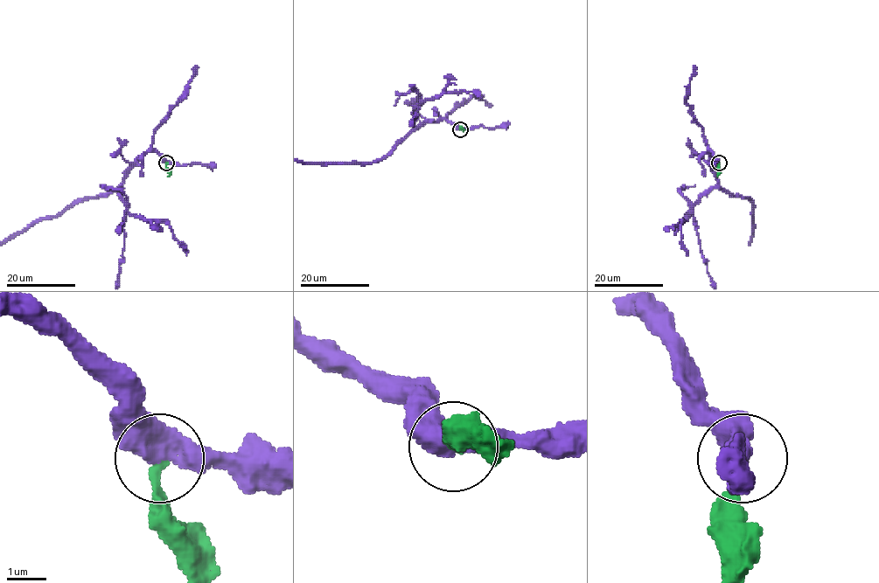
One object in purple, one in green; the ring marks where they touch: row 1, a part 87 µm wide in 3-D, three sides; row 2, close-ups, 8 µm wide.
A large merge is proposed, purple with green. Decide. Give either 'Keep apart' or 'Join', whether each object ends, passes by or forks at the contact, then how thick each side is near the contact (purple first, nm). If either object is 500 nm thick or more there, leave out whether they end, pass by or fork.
Keep apart. At the ring purple passes by. At the ring green ends. Thickness 480 nm (purple) against 220 nm

